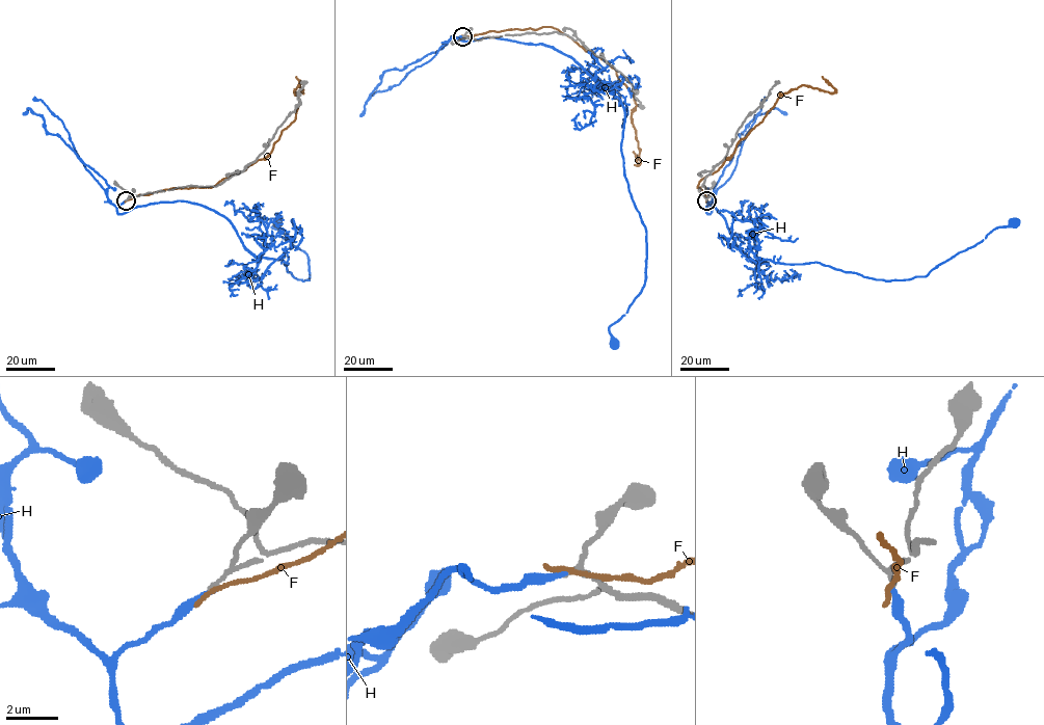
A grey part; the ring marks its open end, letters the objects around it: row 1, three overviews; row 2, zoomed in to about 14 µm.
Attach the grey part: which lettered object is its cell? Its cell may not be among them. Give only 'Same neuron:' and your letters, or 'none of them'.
Same neuron: none of them

